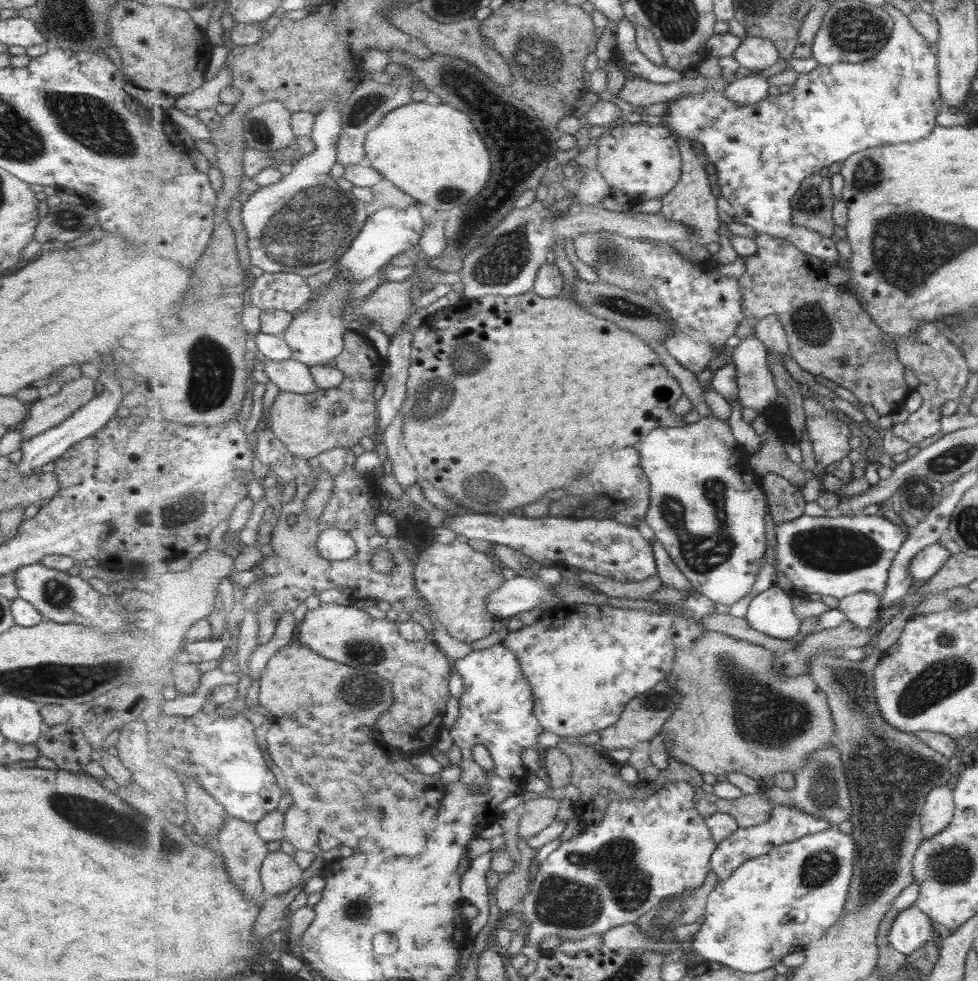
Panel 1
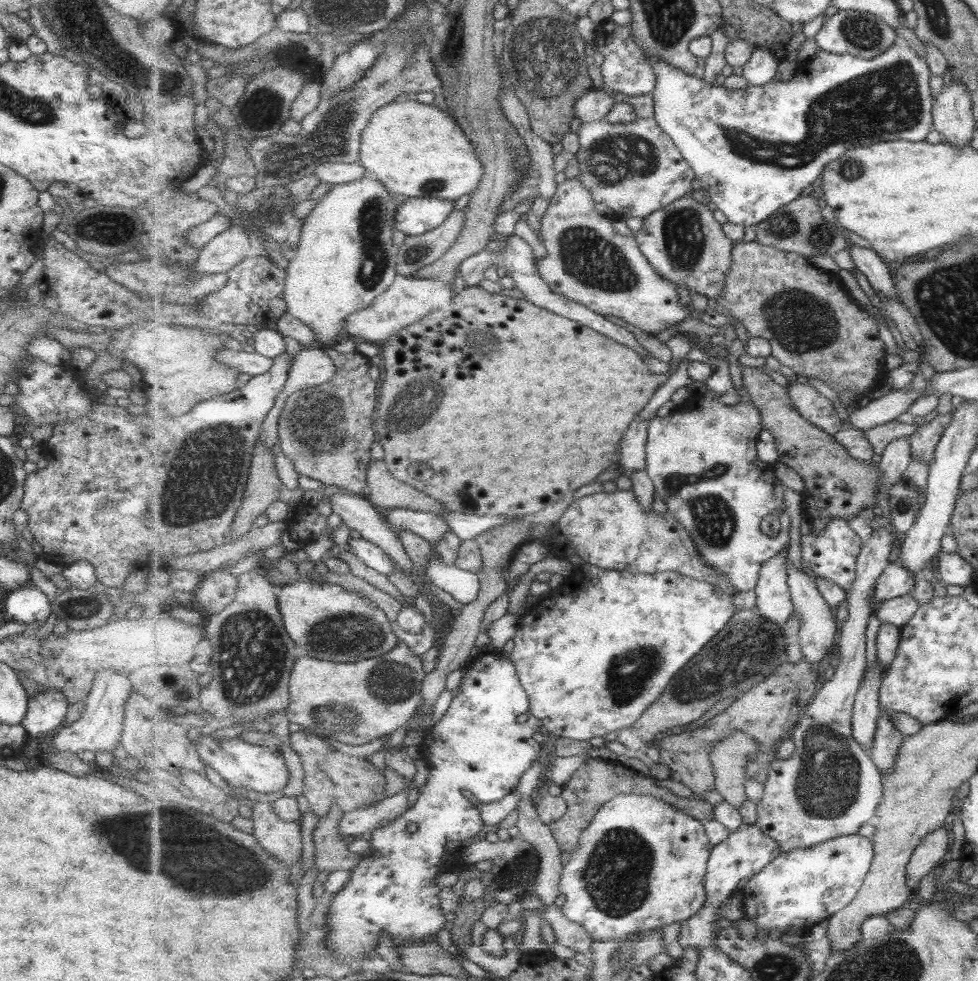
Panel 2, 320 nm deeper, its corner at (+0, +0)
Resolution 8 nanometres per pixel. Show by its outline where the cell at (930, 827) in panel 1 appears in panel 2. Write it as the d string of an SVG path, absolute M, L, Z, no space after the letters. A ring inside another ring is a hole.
M949 828L937 829L935 832L927 834L927 837L917 847L916 853L913 854L912 860L908 864L911 885L916 886L922 878L925 878L944 863L950 845Z

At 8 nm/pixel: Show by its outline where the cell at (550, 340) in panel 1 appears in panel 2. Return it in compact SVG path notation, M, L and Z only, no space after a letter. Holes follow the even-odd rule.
M465 286L456 293L450 308L434 310L423 320L406 326L380 347L380 357L381 404L377 406L374 428L378 436L377 442L385 449L383 459L389 473L440 500L451 511L470 515L530 517L539 510L545 510L549 504L561 500L563 496L575 492L575 488L597 482L597 478L605 474L605 468L613 466L613 454L617 454L617 448L620 448L629 425L645 409L651 396L661 386L653 382L653 374L643 362L641 354L624 343L619 343L584 323L537 306L528 298L515 299L503 294L503 291L491 293L478 286ZM559 482L563 482L561 486L569 482L571 490L561 490Z

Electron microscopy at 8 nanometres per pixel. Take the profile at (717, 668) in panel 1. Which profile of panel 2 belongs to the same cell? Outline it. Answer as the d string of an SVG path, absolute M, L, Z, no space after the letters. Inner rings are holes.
M738 732L718 742L711 751L716 790L736 809L748 799L746 770L761 747L756 738L746 732Z

